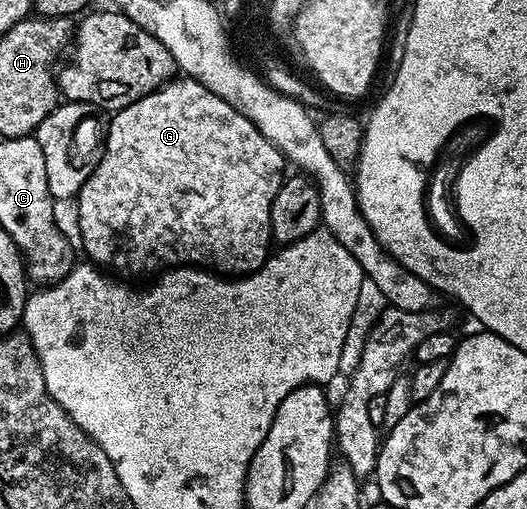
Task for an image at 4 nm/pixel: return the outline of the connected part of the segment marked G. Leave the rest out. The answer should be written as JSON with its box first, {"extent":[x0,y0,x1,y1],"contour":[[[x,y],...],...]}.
{"extent":[79,78,283,274],"contour":[[[174,78],[152,92],[130,99],[121,107],[125,106],[114,114],[109,124],[109,133],[103,136],[104,152],[96,161],[97,169],[90,176],[88,173],[84,177],[79,188],[79,244],[85,247],[86,254],[90,256],[86,257],[97,266],[114,264],[117,268],[129,267],[133,272],[141,272],[144,268],[160,269],[162,266],[212,266],[221,274],[248,274],[254,271],[266,255],[265,247],[271,244],[269,210],[275,195],[273,179],[280,174],[283,165],[283,157],[278,148],[239,110],[192,78]]]}

